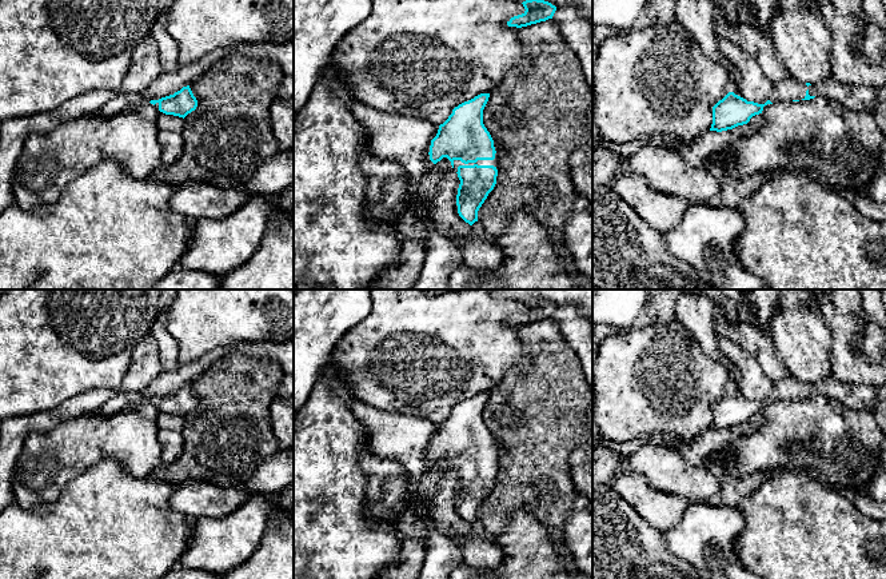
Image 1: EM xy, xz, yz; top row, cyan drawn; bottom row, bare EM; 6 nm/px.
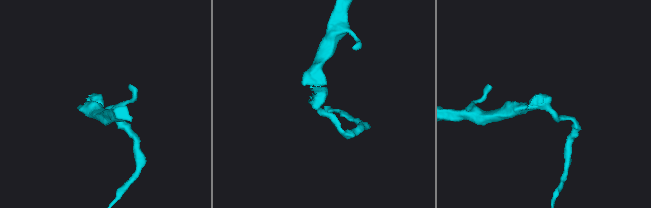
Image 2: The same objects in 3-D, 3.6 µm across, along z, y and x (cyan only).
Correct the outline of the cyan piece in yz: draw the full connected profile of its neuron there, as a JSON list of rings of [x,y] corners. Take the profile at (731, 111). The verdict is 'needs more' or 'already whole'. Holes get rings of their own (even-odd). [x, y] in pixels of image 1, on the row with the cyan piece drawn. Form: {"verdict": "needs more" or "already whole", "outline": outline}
{"verdict": "needs more", "outline": [[[789,76],[774,84],[770,99],[765,104],[747,101],[734,92],[729,92],[713,107],[710,131],[722,132],[747,124],[753,116],[762,113],[767,104],[810,100],[818,95],[826,96],[849,109],[873,113],[877,93],[877,88],[850,85],[835,77],[830,77],[821,84],[810,84]]]}

